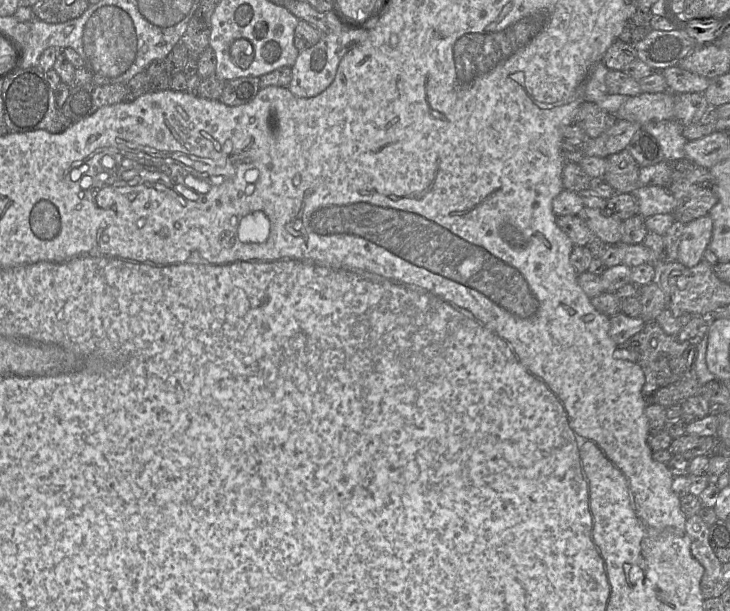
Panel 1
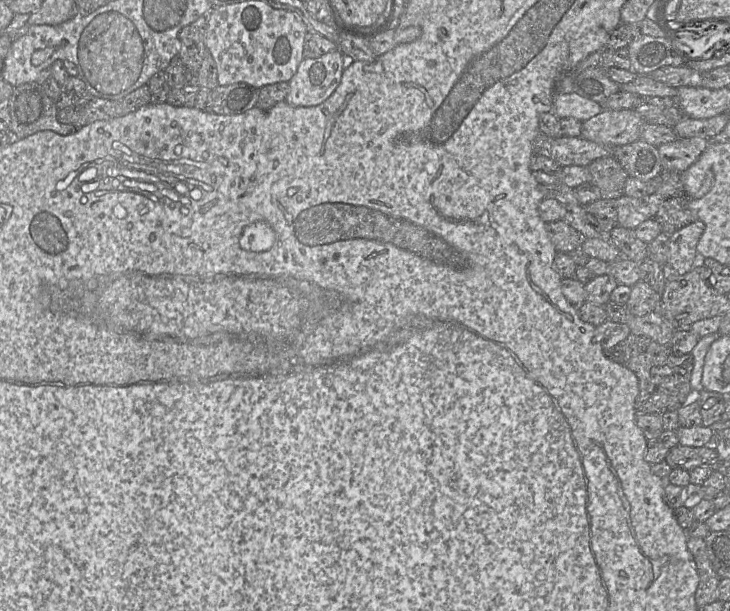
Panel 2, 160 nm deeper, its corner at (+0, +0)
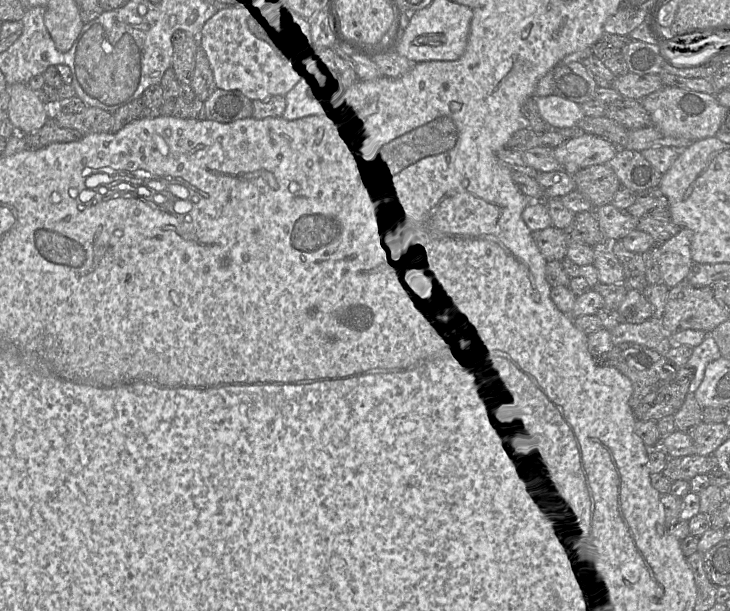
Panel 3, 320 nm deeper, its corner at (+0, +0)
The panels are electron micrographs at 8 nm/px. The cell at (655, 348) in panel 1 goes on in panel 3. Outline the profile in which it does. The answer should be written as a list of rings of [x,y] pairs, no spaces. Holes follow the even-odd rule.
[[[620,343],[601,355],[595,362],[604,367],[613,367],[626,376],[632,384],[629,405],[638,421],[658,421],[673,416],[682,406],[693,378],[692,369],[676,366],[665,354],[635,343]]]

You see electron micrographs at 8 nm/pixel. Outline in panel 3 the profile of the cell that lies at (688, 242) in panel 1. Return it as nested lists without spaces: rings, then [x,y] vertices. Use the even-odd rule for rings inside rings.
[[[682,228],[676,235],[658,246],[661,283],[672,288],[687,280],[694,262],[691,258],[693,232]]]

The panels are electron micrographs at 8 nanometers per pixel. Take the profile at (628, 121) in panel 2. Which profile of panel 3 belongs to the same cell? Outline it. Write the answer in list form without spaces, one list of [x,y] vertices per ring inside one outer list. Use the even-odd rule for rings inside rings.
[[[580,132],[567,139],[561,146],[554,148],[554,155],[561,170],[574,175],[592,165],[608,164],[617,151],[618,147],[610,141]]]

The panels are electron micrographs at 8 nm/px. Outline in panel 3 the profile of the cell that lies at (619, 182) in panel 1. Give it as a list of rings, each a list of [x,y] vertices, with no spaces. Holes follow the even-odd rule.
[[[609,164],[592,165],[573,175],[576,190],[591,201],[593,208],[611,203],[621,185]]]

